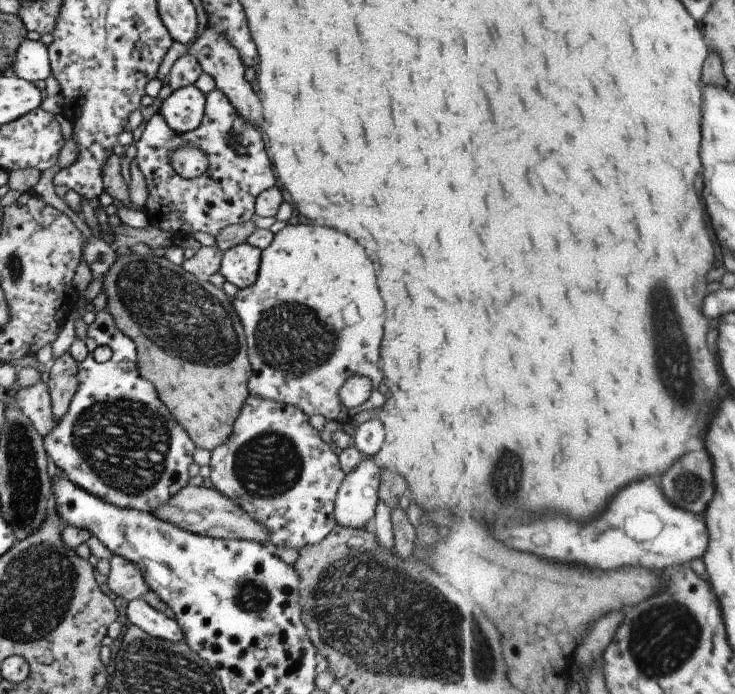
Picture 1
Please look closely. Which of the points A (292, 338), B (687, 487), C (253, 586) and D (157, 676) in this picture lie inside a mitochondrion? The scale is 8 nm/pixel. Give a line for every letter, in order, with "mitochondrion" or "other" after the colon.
A: mitochondrion
B: mitochondrion
C: mitochondrion
D: mitochondrion

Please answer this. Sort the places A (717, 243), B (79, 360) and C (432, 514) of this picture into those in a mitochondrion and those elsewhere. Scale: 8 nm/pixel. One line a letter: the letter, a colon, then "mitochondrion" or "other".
A: other
B: other
C: other

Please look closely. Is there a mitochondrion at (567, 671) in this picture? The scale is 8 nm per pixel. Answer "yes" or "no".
no

